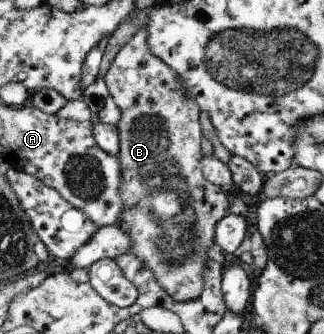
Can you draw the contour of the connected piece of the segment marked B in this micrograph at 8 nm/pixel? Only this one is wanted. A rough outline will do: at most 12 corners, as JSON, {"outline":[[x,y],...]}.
{"outline":[[148,49],[103,79],[129,251],[195,300],[228,215],[201,170],[202,111]]}

